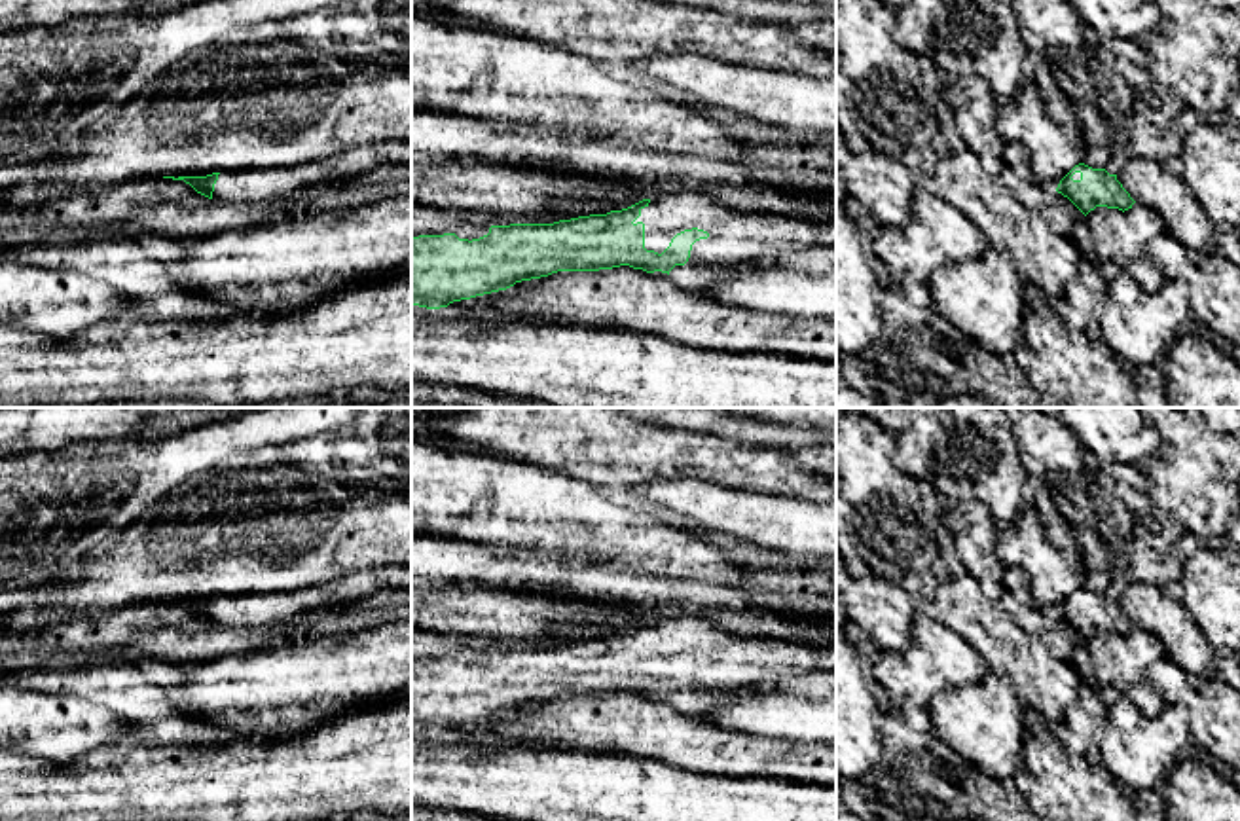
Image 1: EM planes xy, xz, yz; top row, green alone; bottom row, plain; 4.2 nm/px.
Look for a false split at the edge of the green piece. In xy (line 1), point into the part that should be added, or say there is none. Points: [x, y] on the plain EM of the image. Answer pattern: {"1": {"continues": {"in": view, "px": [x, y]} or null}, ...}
{"1": {"continues": {"in": "xy", "px": [243, 611]}}}

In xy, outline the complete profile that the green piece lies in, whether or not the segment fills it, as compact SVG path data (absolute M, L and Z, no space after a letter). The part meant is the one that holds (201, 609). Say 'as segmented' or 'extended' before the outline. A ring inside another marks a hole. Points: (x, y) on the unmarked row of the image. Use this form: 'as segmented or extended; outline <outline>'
extended; outline M411 565L370 567L347 575L326 588L309 588L284 593L246 593L222 595L207 601L163 601L184 605L197 618L212 626L229 628L264 628L290 622L309 614L317 607L343 605L347 601L362 601L377 590L411 588Z

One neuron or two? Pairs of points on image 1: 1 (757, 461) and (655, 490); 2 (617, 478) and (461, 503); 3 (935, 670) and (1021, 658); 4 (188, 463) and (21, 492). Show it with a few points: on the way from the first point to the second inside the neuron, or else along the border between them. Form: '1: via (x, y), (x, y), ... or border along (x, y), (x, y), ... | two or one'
1: border along (683, 478), (656, 478), (643, 484) | two
2: border along (548, 467), (619, 493) | two
3: border along (954, 632), (983, 658), (988, 670) | two
4: via (146, 471), (126, 474), (97, 490), (63, 492) | one

